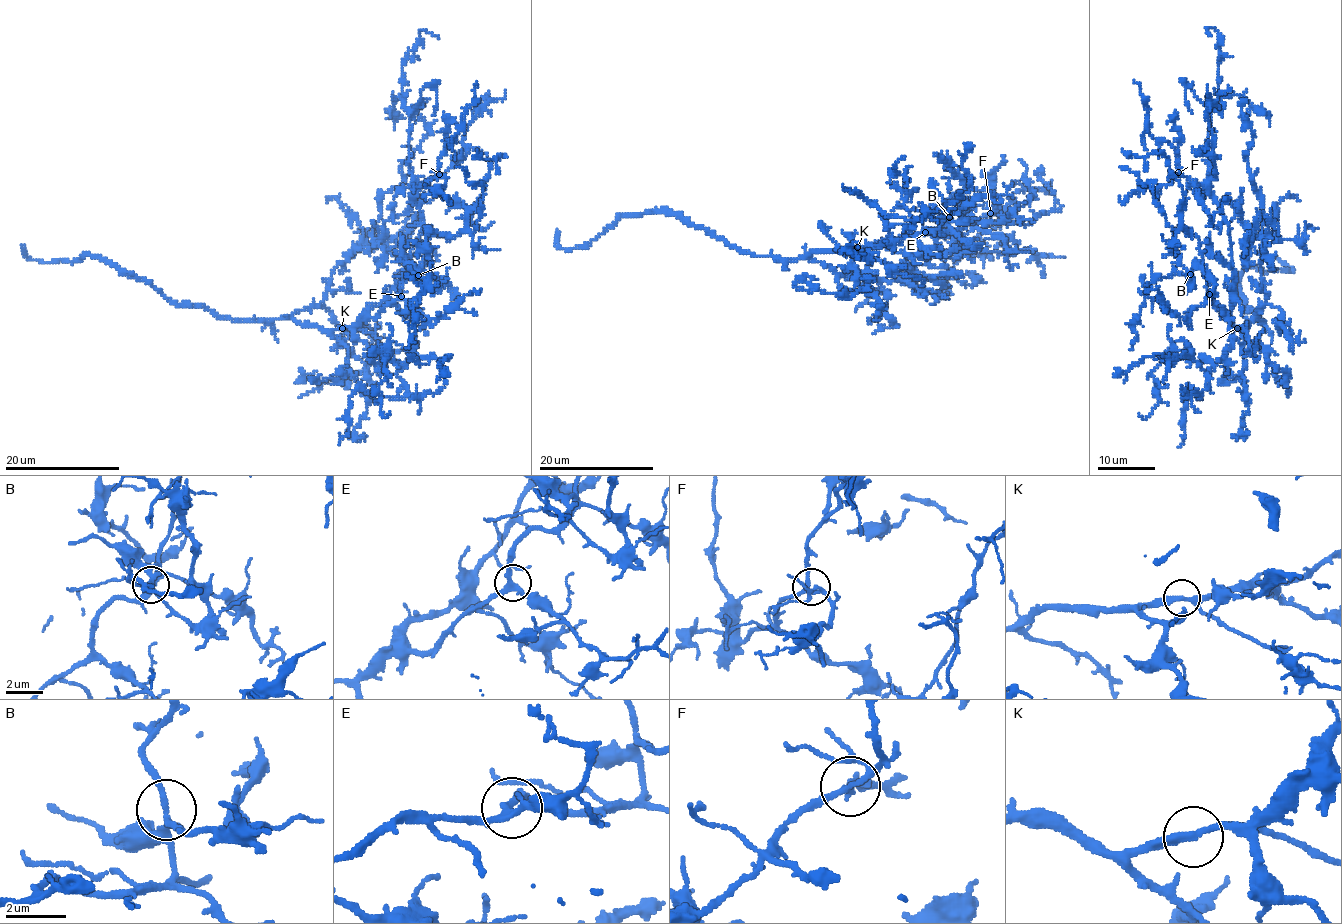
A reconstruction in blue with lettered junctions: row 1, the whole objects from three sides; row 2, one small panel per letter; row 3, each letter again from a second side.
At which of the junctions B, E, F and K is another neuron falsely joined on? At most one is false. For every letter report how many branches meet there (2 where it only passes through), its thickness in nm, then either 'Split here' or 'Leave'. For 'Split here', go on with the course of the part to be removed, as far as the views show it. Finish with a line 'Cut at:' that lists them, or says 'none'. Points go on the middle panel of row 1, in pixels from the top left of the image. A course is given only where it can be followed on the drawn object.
B: Branches: 3. Thickness 190 nm. Leave
E: Branches: 3. Thickness 200 nm. Leave
F: Branches: 3. Thickness 180 nm. Leave
K: Branches: 3. Thickness 220 nm. Leave
Cut at: none

